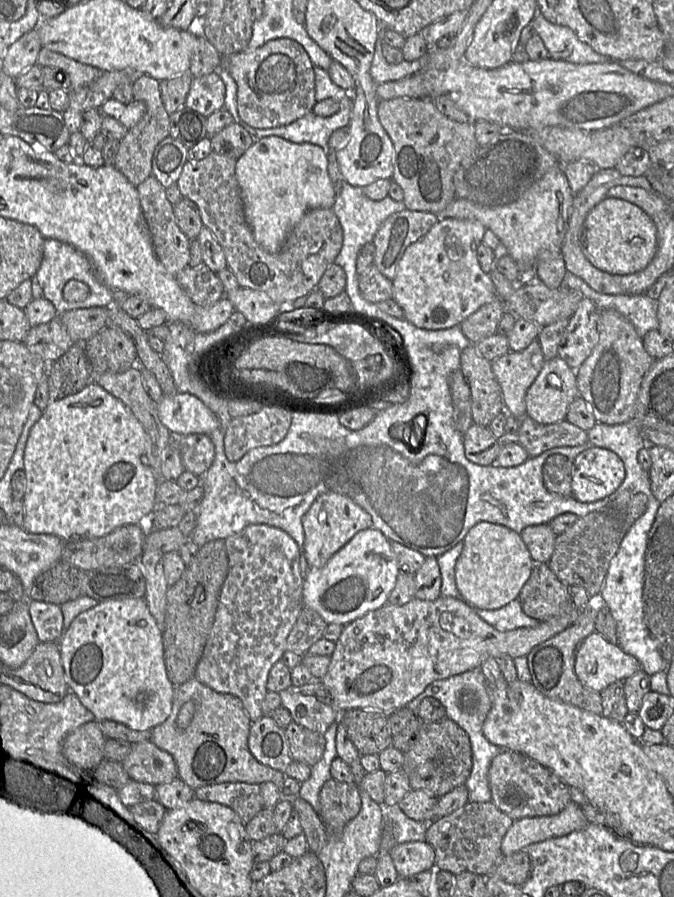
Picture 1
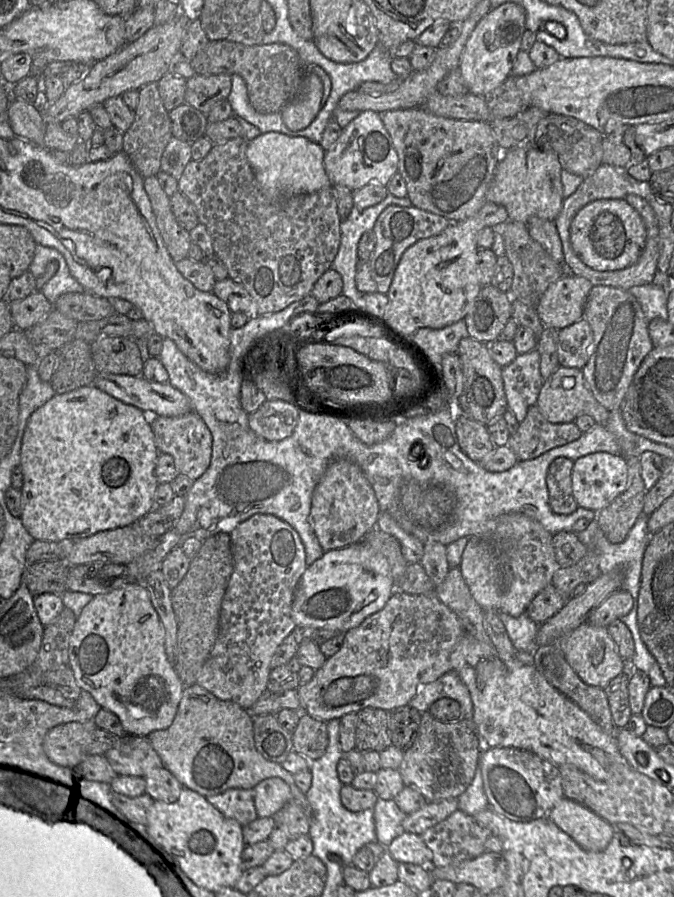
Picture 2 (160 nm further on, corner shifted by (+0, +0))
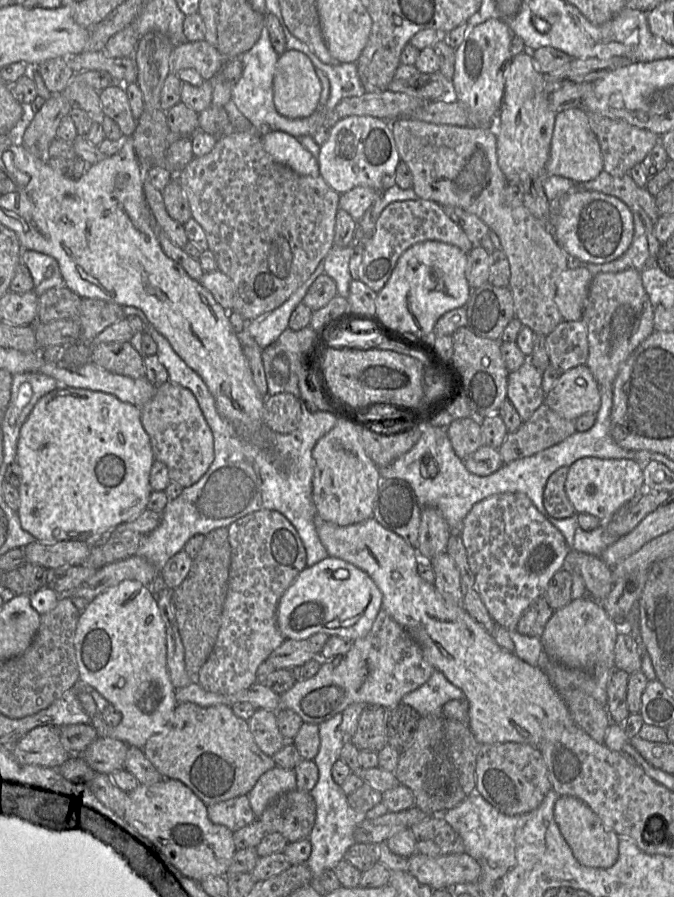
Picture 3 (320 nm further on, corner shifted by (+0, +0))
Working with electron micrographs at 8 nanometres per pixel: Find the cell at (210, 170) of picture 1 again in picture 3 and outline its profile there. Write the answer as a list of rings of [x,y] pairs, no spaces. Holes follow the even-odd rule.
[[[235,131],[228,135],[217,137],[214,148],[202,157],[194,157],[189,164],[175,177],[181,185],[188,201],[192,218],[203,228],[210,250],[217,261],[218,270],[228,276],[234,284],[232,310],[239,313],[246,322],[267,314],[281,306],[308,278],[313,274],[321,261],[325,259],[333,246],[336,214],[339,209],[341,194],[335,192],[321,176],[303,176],[288,166],[276,162],[264,149],[262,136],[257,132]]]

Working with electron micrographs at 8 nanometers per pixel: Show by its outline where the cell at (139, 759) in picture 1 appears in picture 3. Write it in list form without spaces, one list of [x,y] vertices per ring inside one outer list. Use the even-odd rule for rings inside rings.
[[[99,737],[81,754],[77,755],[81,755],[96,773],[111,775],[125,769],[129,747],[121,740]]]

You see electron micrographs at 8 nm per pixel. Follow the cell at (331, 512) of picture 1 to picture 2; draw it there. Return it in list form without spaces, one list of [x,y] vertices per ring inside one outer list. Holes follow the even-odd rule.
[[[345,459],[332,461],[313,491],[309,514],[309,523],[323,550],[326,552],[361,541],[376,527],[379,514],[375,492],[359,466]]]

